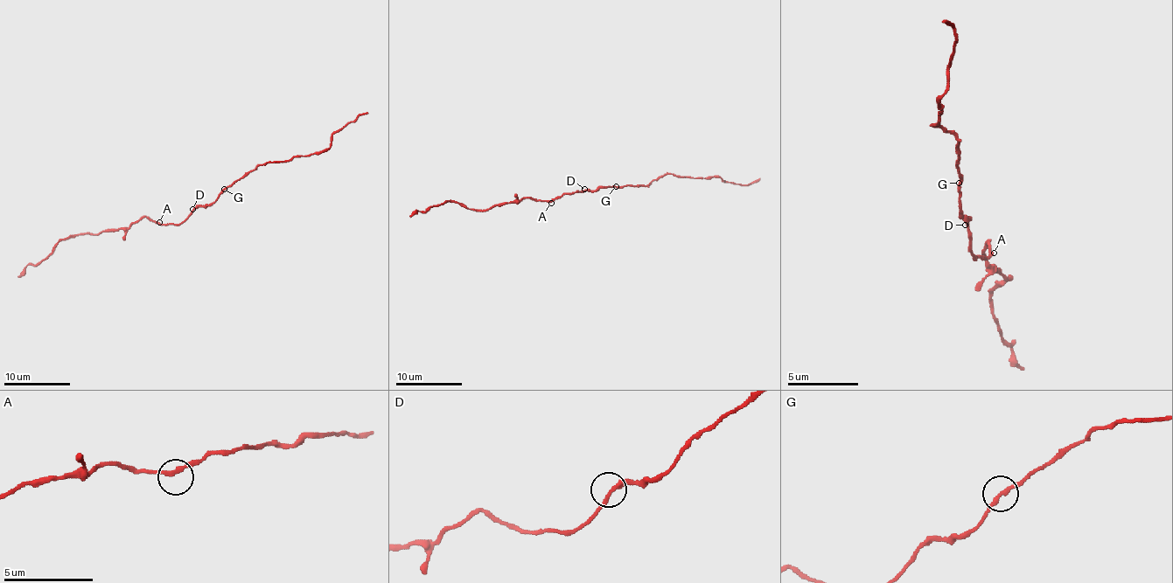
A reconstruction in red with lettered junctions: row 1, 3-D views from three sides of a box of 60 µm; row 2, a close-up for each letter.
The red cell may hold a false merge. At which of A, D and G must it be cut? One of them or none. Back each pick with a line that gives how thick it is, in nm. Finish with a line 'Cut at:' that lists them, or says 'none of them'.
G: 220 nm thick
Cut at: G

